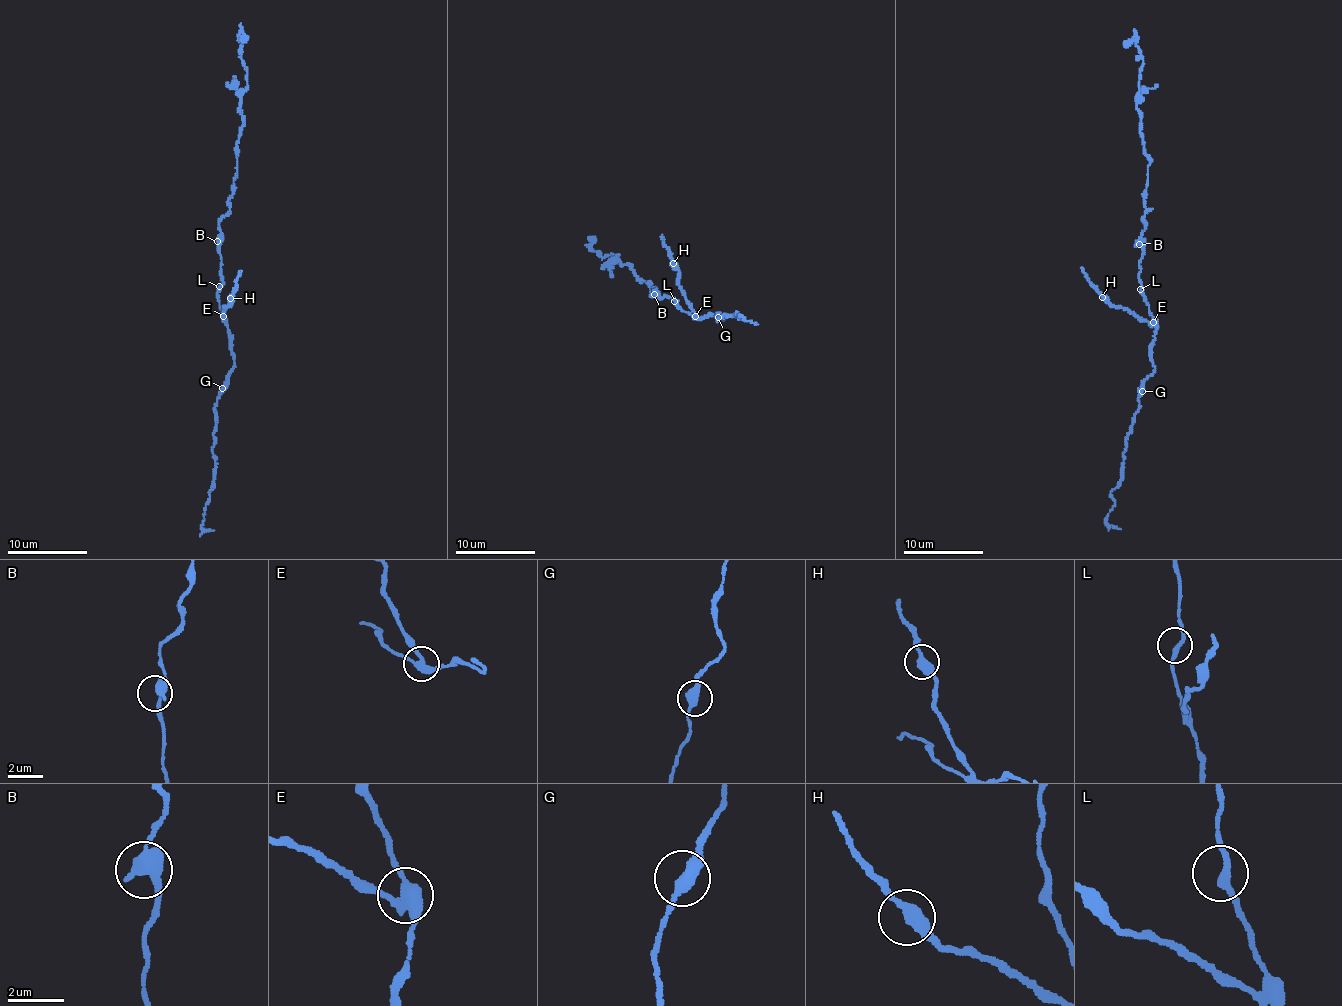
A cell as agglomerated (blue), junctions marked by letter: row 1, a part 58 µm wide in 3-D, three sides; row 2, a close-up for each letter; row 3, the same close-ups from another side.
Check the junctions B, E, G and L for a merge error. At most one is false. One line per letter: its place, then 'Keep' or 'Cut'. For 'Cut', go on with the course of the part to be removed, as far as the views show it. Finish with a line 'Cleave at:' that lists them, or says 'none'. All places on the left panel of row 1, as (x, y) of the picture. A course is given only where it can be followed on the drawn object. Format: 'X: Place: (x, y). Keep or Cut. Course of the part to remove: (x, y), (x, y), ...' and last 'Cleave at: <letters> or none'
B: Place: (217, 241). Keep
E: Place: (223, 316). Cut. Course of the part to remove: (224, 315), (241, 271)
G: Place: (222, 388). Keep
L: Place: (219, 286). Keep
Cleave at: E

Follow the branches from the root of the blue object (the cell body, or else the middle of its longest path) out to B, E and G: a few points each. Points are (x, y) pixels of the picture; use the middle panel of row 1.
B: (676, 303), (672, 297), (654, 294)
E: (676, 303), (685, 311), (695, 315)
G: (676, 303), (698, 318), (710, 315), (724, 320), (720, 314), (718, 317)

